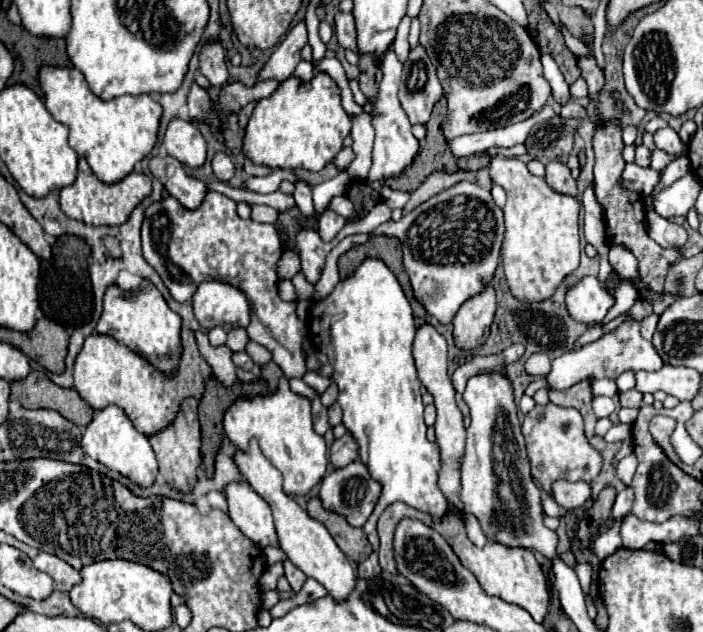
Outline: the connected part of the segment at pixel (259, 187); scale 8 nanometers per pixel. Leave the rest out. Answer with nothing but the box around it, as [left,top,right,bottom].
[244,170,304,194]

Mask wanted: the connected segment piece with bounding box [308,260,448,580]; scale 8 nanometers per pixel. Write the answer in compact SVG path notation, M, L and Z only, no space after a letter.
M364 260L350 278L338 282L328 298L316 302L310 310L308 328L312 344L328 358L332 358L334 346L332 378L340 388L338 404L344 410L342 424L360 448L360 462L382 486L376 508L362 528L374 554L358 566L358 578L378 578L382 570L378 564L380 542L376 522L390 504L404 502L430 514L432 520L442 520L448 512L446 498L438 490L440 450L434 442L426 440L426 424L422 418L424 404L412 358L412 342L416 334L412 308L392 270L382 260Z

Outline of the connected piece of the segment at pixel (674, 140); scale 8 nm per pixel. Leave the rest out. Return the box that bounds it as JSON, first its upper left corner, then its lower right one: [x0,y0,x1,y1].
[654,126,684,154]

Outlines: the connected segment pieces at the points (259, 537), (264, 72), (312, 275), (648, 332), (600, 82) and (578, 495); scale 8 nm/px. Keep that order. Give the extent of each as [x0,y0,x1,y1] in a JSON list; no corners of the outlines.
[[226,482,280,548],[260,22,308,80],[296,226,336,284],[640,314,658,340],[578,58,604,100],[552,480,590,510]]

